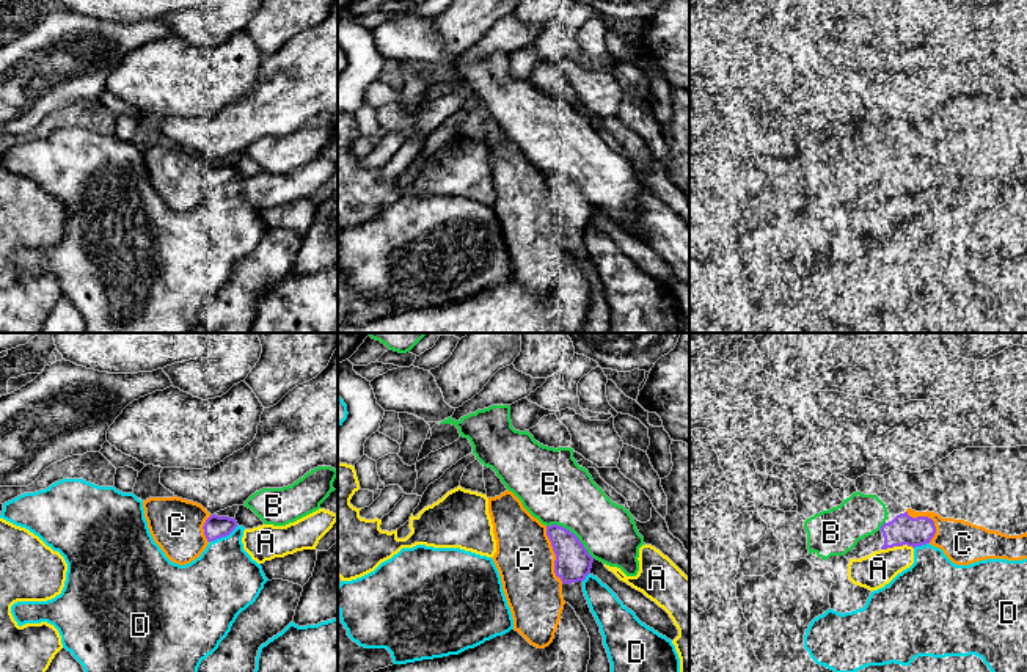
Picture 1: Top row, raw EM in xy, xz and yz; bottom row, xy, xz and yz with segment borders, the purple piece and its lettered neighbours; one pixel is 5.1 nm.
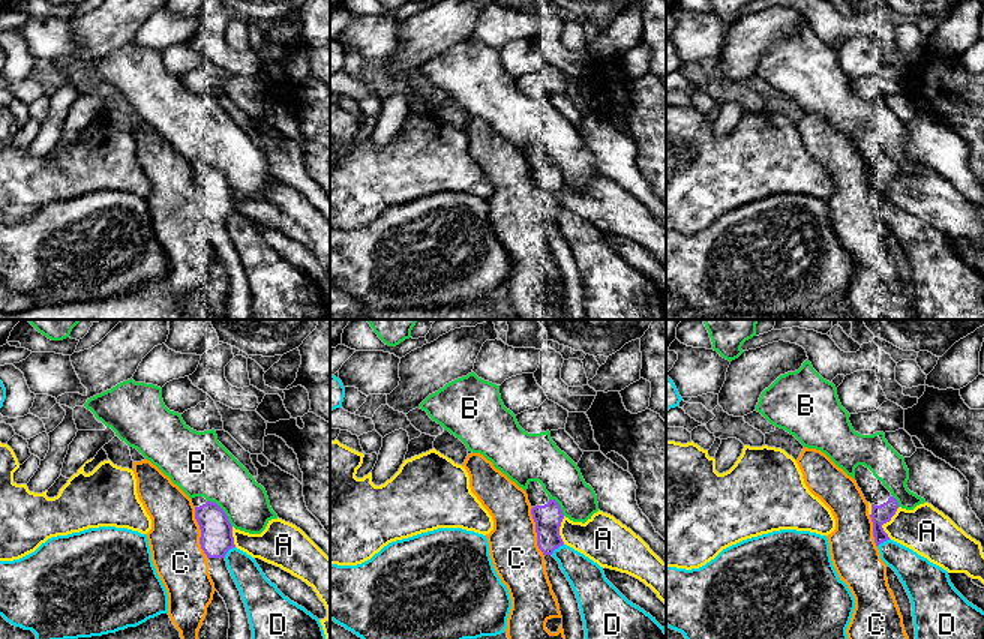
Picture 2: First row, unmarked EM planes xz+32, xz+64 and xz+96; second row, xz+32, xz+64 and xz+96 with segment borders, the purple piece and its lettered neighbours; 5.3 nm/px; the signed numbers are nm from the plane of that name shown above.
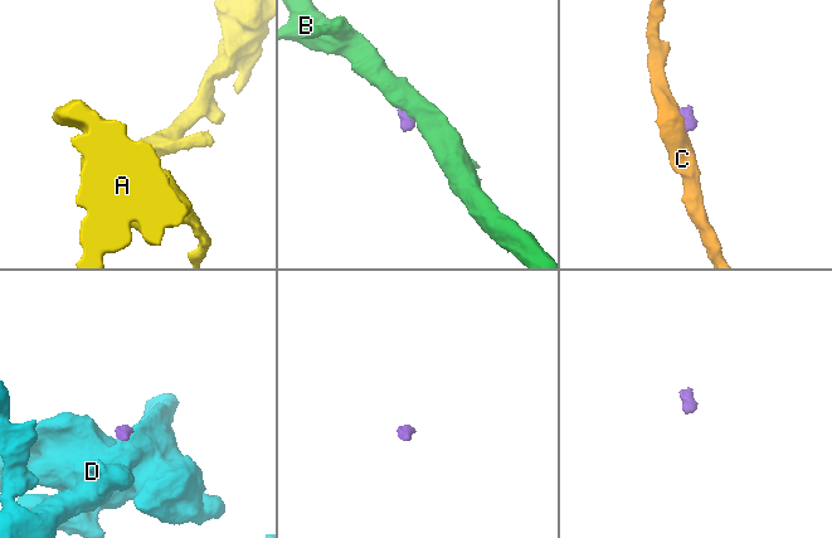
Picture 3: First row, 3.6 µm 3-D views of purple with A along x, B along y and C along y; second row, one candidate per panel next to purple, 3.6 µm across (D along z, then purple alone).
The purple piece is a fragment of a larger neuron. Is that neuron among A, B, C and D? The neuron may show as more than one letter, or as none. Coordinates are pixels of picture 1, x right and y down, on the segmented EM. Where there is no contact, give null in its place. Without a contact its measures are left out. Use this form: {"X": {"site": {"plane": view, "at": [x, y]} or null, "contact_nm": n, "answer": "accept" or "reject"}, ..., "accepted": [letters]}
{"A": {"site": {"plane": "yz", "at": [897, 545]}, "contact_nm": 170, "answer": "reject"}, "B": {"site": {"plane": "xz", "at": [572, 533]}, "contact_nm": 300, "answer": "reject"}, "C": {"site": {"plane": "xz", "at": [555, 553]}, "contact_nm": 300, "answer": "reject"}, "D": {"site": {"plane": "xy", "at": [223, 536]}, "contact_nm": 180, "answer": "reject"}, "accepted": []}

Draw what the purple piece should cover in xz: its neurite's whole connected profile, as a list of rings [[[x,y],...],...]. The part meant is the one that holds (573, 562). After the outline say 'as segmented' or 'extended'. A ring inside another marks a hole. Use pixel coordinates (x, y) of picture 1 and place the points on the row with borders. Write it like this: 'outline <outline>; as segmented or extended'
outline [[[546,526],[546,535],[556,554],[554,573],[562,581],[564,601],[575,609],[590,637],[587,672],[611,672],[611,663],[603,645],[600,626],[583,592],[583,581],[590,573],[594,557],[587,553],[579,539],[562,526]]]; extended

